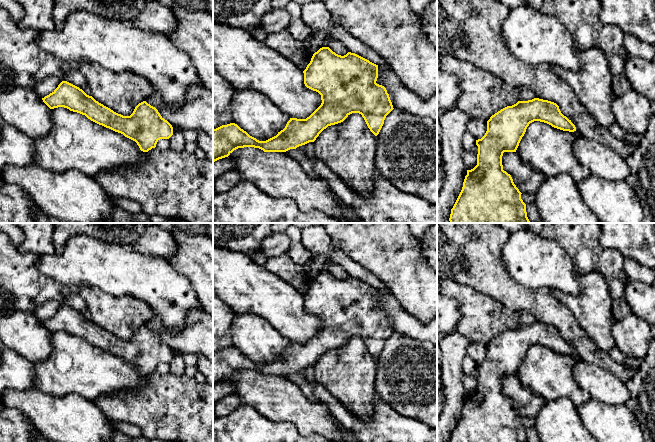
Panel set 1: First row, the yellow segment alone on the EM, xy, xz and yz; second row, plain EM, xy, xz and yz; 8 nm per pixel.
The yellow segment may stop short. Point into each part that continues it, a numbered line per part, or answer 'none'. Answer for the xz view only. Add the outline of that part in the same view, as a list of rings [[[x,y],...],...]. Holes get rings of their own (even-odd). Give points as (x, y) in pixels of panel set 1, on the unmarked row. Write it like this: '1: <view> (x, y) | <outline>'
none

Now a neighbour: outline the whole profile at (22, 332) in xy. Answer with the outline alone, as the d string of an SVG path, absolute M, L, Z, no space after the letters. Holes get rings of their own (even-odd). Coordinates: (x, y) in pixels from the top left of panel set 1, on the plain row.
M21 311L0 318L0 340L33 364L48 359L53 350L51 333L42 322Z

